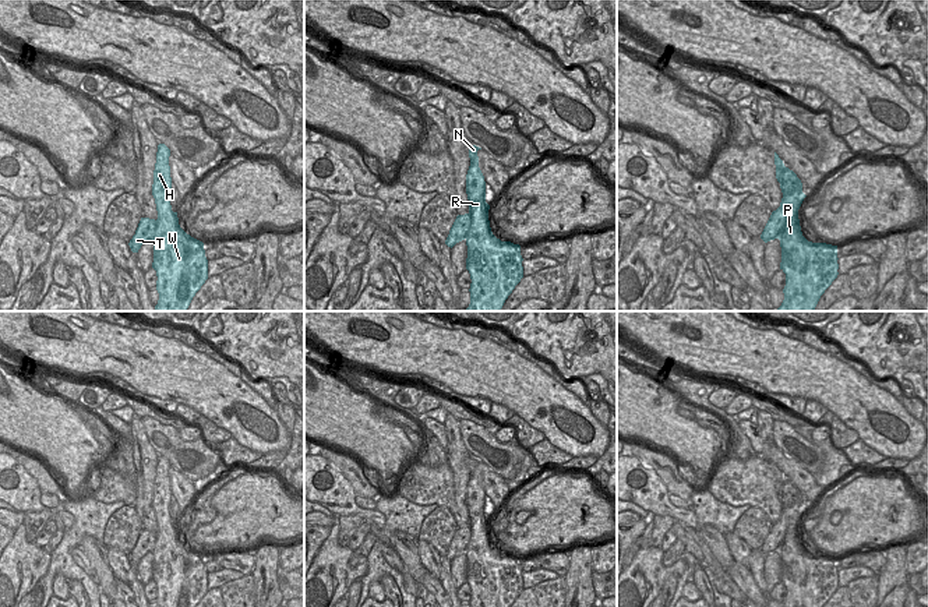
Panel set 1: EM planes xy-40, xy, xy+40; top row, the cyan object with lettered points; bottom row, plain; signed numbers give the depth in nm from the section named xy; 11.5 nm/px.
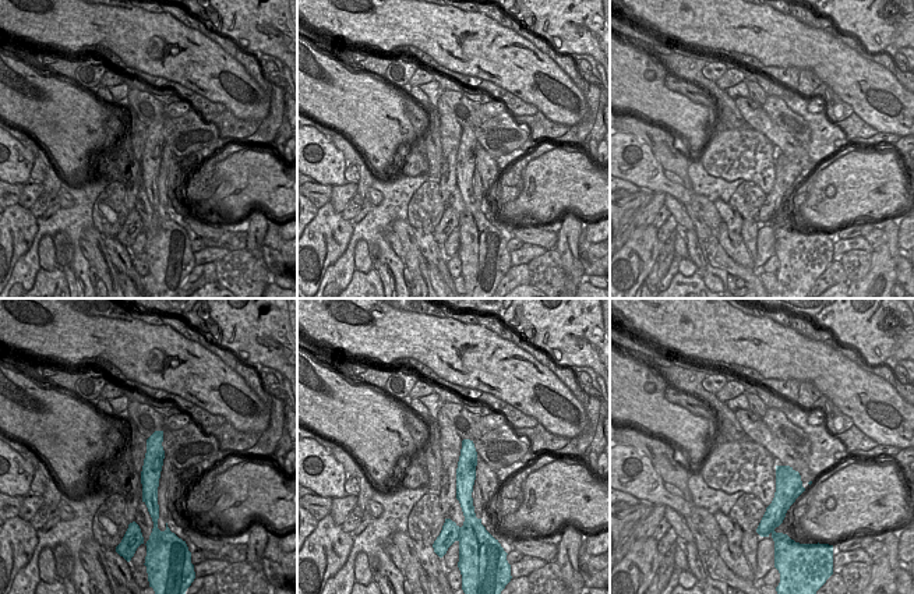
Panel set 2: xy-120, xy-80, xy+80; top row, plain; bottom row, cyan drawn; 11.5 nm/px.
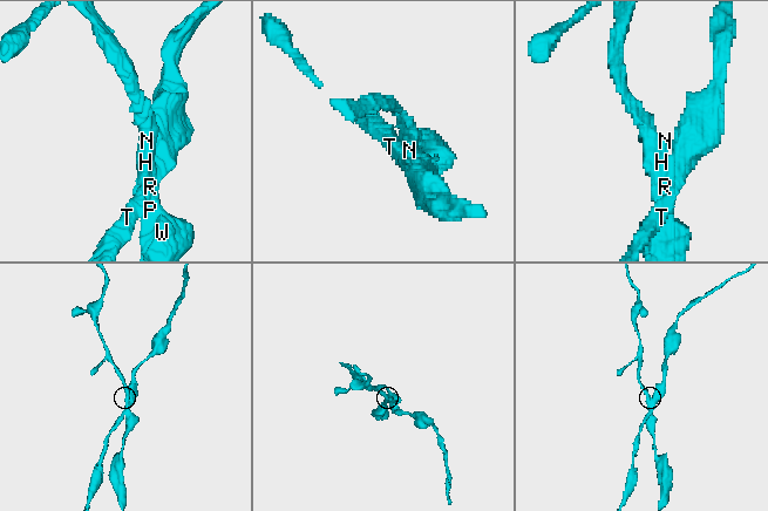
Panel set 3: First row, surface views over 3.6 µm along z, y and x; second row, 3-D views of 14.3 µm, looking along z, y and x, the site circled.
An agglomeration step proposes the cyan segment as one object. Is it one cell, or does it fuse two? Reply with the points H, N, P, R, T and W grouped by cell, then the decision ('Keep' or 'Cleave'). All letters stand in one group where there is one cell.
Groups: H N P R W / T. Cleave.

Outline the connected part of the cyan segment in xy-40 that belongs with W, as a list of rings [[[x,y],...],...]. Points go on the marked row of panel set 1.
[[[165,144],[158,145],[154,170],[152,195],[158,211],[158,227],[154,236],[154,262],[156,271],[156,290],[159,293],[156,311],[187,311],[193,297],[208,279],[208,260],[204,243],[187,234],[179,225],[177,212],[172,211],[169,194],[165,190],[170,149]]]

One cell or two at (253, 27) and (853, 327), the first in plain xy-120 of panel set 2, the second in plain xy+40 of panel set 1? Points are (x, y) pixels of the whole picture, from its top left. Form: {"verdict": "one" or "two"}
{"verdict": "one"}

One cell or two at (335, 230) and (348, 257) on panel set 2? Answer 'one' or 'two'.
two

